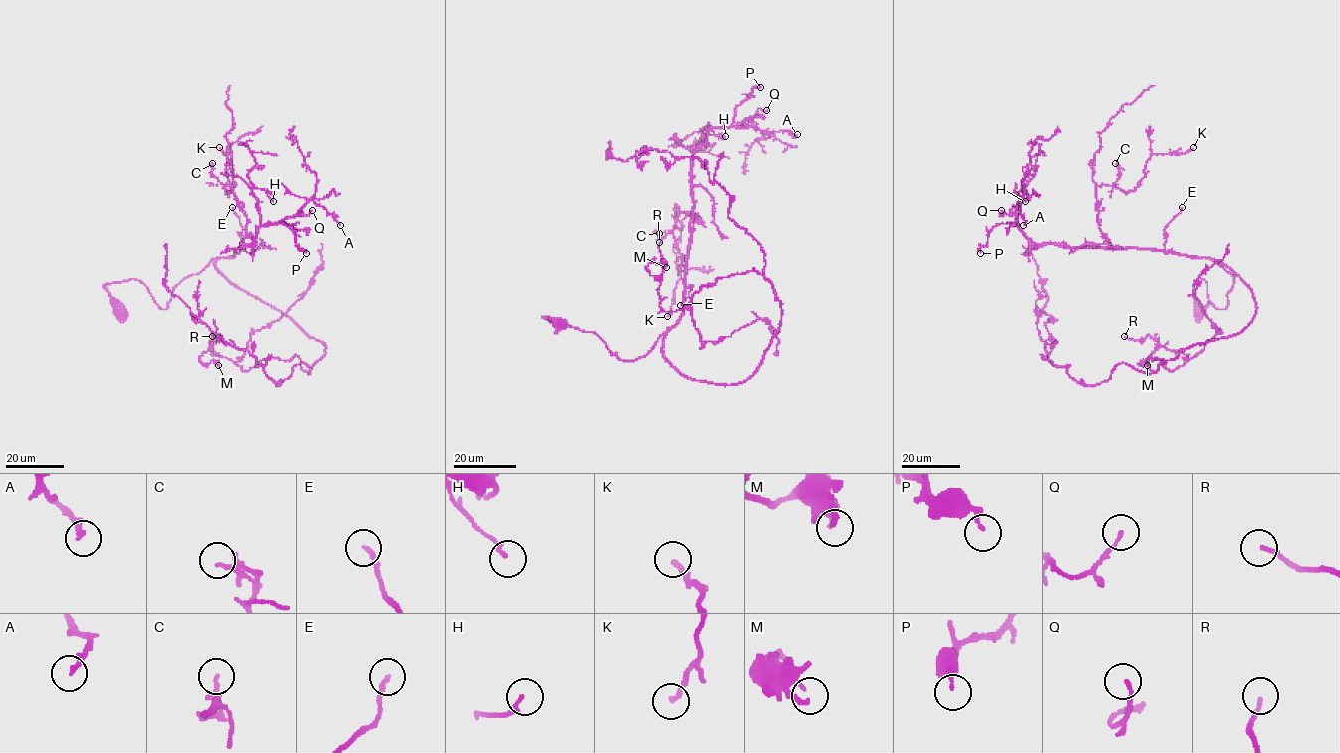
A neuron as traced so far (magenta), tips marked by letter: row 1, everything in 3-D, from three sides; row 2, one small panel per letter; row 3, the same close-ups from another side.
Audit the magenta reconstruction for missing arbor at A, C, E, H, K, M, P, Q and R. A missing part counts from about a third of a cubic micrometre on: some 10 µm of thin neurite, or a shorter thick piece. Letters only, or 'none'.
E

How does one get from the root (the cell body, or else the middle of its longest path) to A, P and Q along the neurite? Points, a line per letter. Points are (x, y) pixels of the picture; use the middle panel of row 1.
A: (560, 324), (544, 317), (594, 332), (620, 359), (643, 357), (682, 314), (691, 155), (712, 128), (797, 134)
P: (560, 324), (544, 317), (594, 332), (611, 354), (632, 361), (677, 322), (691, 155), (760, 87)
Q: (560, 324), (544, 317), (623, 360), (651, 349), (682, 314), (691, 155), (712, 128), (766, 110)

